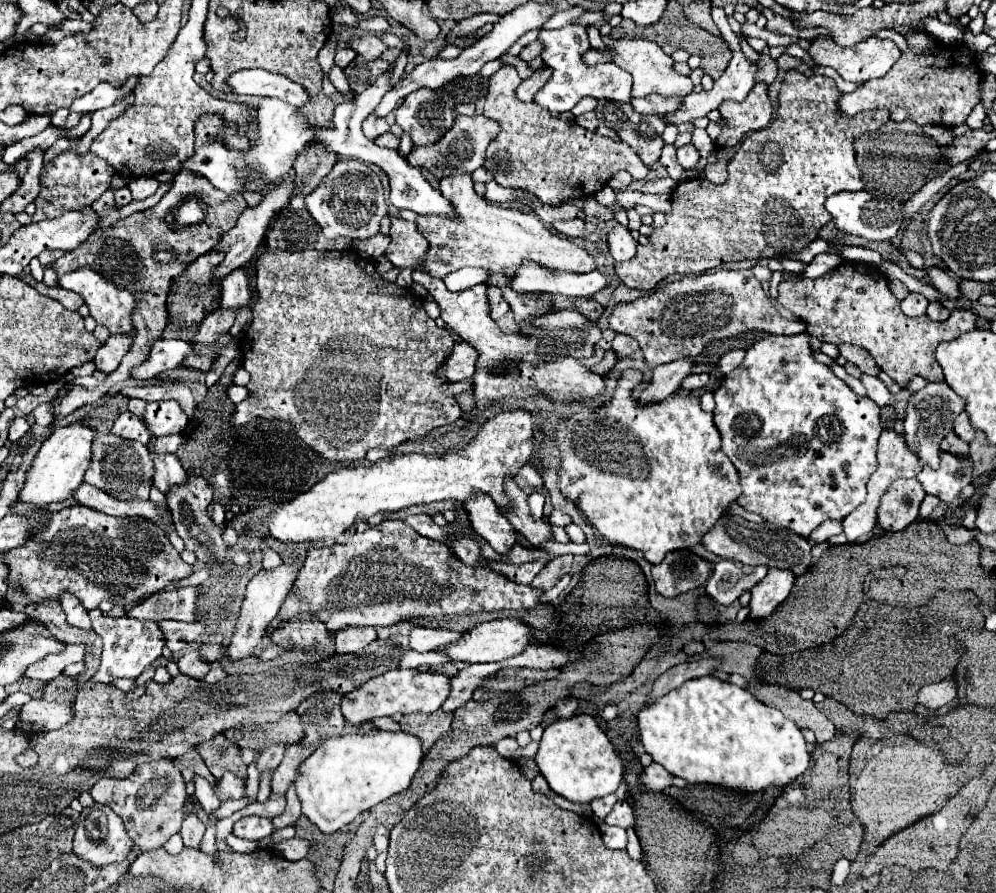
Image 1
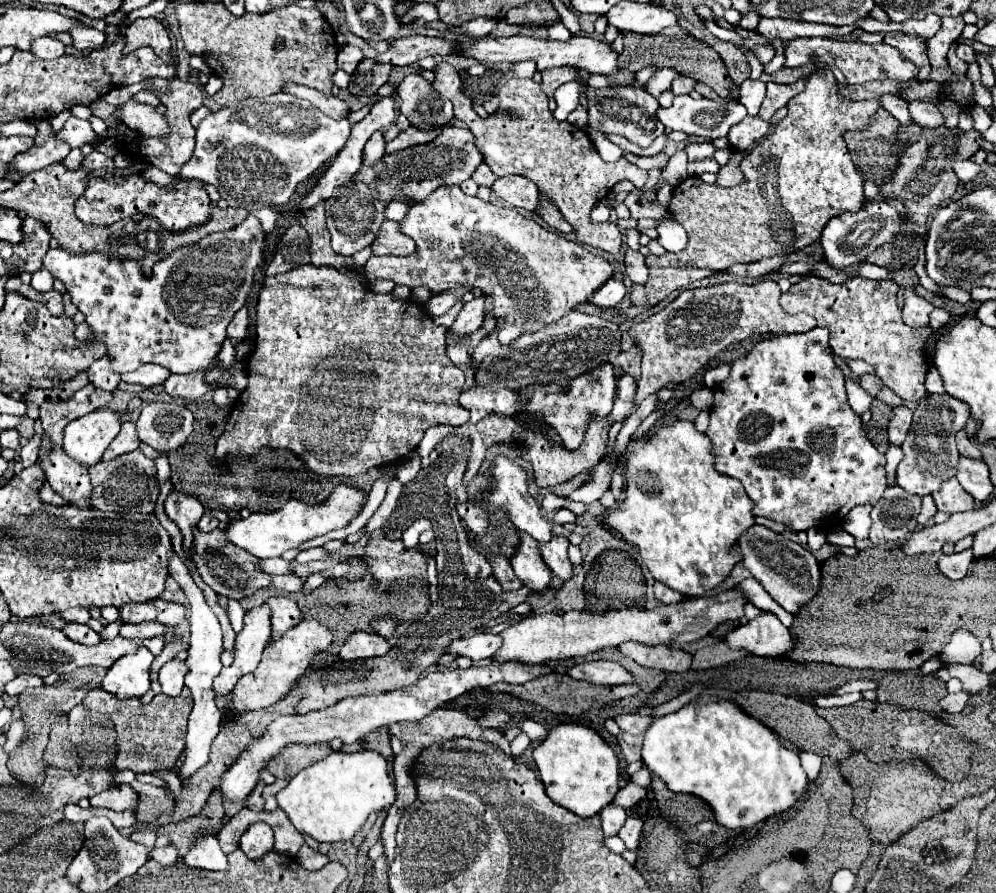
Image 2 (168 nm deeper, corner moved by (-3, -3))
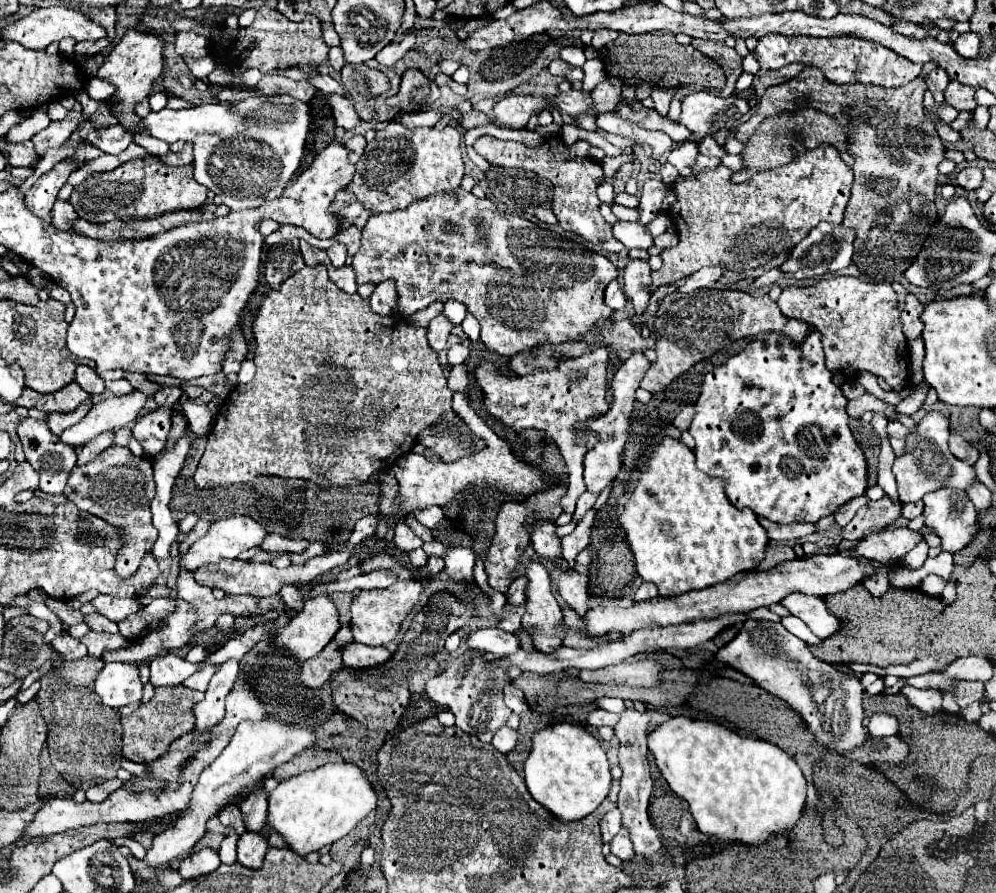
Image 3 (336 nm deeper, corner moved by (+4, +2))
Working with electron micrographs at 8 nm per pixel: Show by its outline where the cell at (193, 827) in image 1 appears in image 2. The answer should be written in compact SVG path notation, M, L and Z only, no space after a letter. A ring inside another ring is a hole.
M201 836L191 850L185 854L183 862L191 868L203 868L203 870L225 870L227 868L227 856L221 850L217 836Z

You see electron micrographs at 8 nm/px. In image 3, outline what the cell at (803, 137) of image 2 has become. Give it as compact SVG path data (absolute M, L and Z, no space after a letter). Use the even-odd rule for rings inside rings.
M798 139L795 145L797 152L794 161L782 165L778 169L756 173L746 183L732 183L732 171L720 165L714 171L704 171L700 177L686 177L674 183L676 189L676 203L670 209L670 219L678 229L680 243L672 249L662 251L662 269L652 273L652 289L658 289L666 283L690 277L702 267L726 267L730 271L746 271L764 267L774 255L790 251L800 239L808 235L812 227L820 221L828 221L832 225L842 223L846 203L850 199L850 185L852 185L852 171L840 159L836 147L832 145L818 145L812 151L802 149L802 141Z

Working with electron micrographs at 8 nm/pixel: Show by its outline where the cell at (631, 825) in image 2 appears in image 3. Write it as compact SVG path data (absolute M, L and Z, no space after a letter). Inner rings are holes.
M620 829L620 833L614 837L614 841L610 843L610 853L620 857L622 861L630 861L634 857L634 849L632 849L630 835L626 829Z

